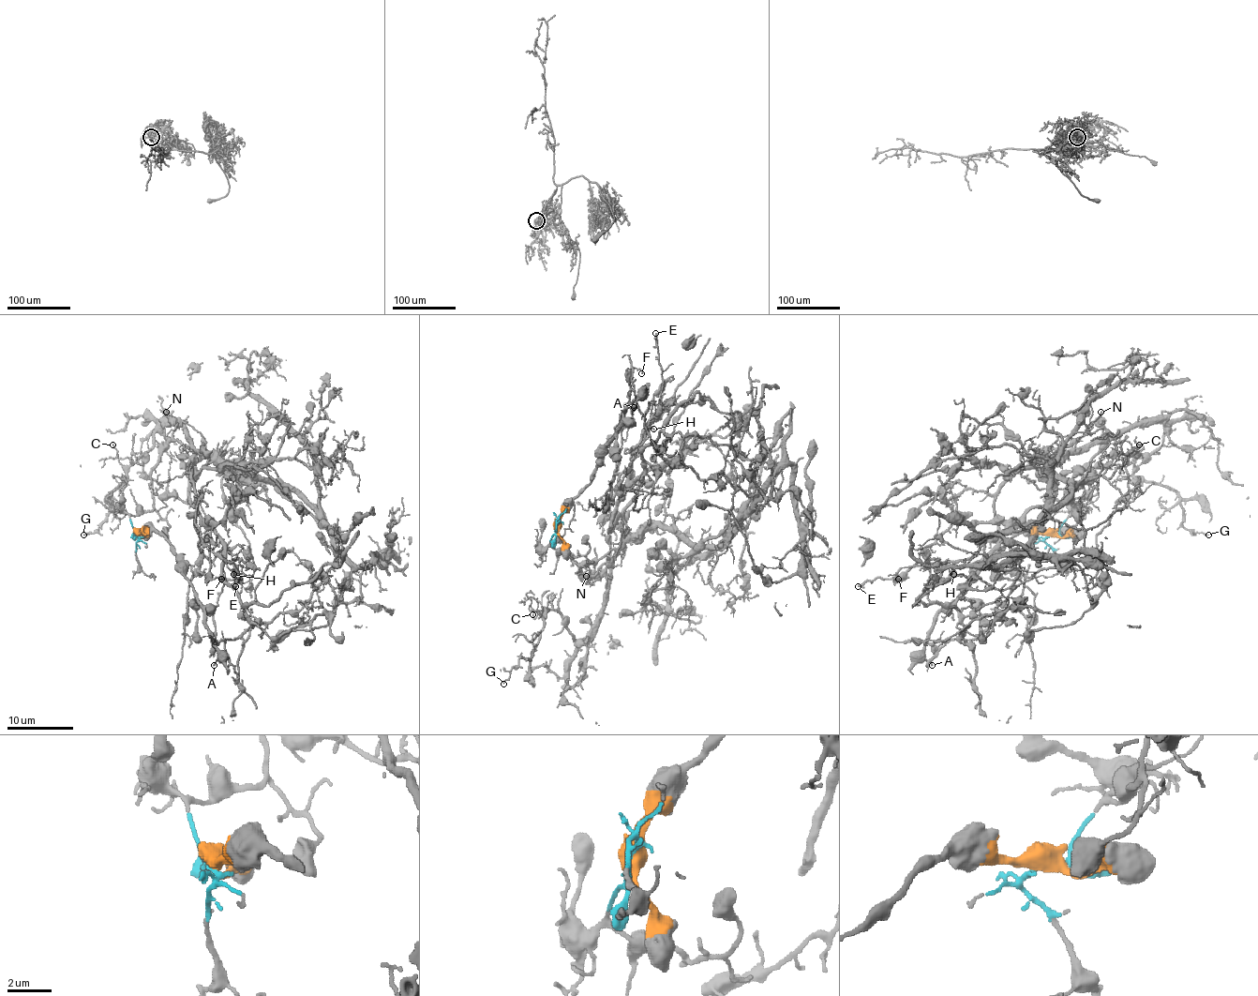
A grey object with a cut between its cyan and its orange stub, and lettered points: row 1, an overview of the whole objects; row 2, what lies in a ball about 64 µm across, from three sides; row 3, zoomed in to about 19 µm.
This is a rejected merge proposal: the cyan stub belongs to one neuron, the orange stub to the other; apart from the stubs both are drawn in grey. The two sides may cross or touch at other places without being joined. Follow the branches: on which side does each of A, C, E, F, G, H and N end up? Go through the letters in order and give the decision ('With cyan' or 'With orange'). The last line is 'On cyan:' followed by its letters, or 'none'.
A: With orange
C: With cyan
E: With cyan
F: With cyan
G: With cyan
H: With cyan
N: With cyan
On cyan: C, E, F, G, H, N

